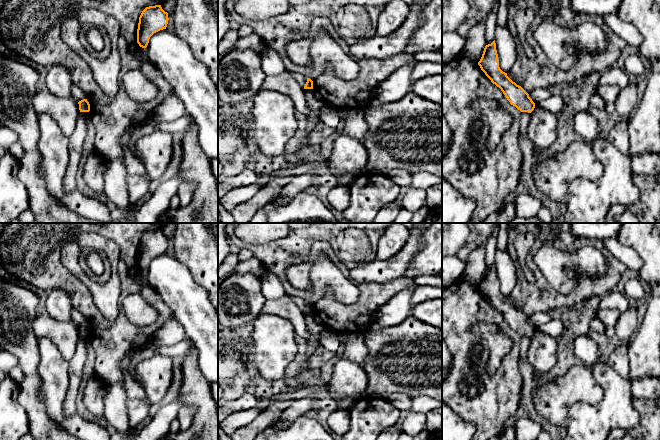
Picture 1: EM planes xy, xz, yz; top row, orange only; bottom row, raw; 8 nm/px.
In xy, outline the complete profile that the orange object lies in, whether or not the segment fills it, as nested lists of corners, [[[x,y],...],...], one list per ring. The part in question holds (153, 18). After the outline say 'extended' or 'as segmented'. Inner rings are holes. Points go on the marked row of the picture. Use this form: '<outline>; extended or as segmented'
[[[161,5],[146,7],[139,17],[137,29],[139,46],[146,48],[154,33],[166,29],[168,20],[168,13],[162,9]]]; as segmented

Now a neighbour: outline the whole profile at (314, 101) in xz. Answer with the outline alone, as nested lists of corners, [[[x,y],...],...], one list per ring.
[[[305,89],[305,98],[307,106],[315,112],[320,111],[325,102],[314,89]]]

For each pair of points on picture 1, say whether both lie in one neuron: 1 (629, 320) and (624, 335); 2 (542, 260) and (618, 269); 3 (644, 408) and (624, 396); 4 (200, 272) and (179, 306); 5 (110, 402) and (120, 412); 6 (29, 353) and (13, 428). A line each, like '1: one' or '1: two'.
1: one
2: two
3: two
4: two
5: one
6: two

